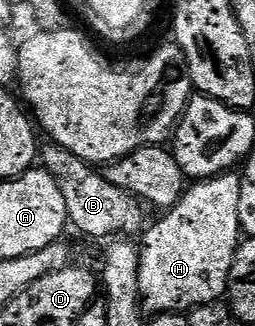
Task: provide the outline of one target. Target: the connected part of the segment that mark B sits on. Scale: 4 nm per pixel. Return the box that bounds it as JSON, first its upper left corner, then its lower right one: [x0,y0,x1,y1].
[42,144,145,240]

